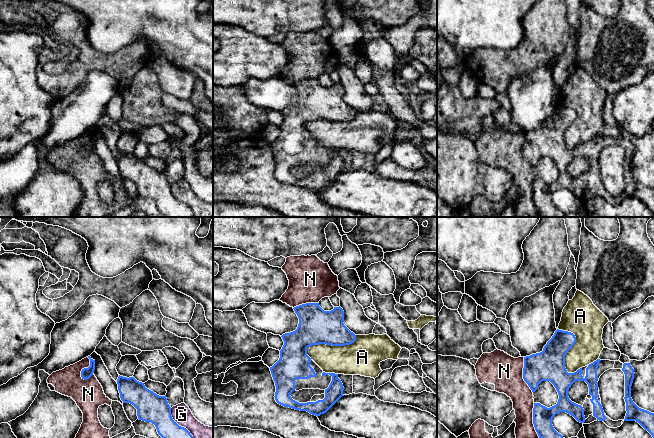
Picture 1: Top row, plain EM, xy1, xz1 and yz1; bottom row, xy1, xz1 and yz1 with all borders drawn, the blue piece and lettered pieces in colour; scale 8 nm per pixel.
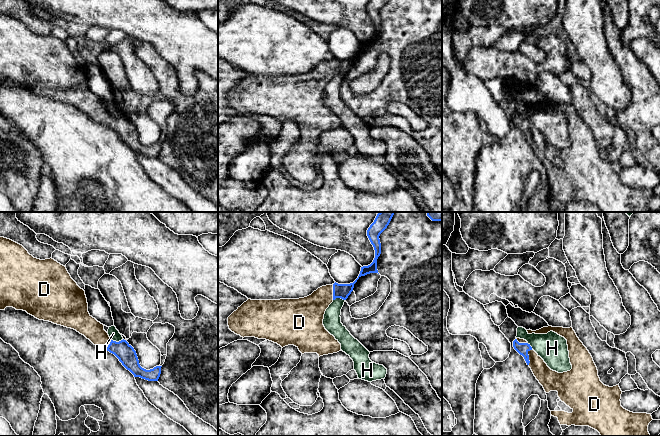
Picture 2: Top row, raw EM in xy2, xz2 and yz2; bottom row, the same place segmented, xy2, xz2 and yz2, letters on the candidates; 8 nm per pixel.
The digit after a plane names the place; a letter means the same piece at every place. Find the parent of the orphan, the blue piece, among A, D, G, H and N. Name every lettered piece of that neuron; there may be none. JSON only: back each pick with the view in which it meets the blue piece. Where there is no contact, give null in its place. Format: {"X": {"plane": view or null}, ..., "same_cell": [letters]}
{"D": {"plane": "yz2"}, "same_cell": ["D"]}

